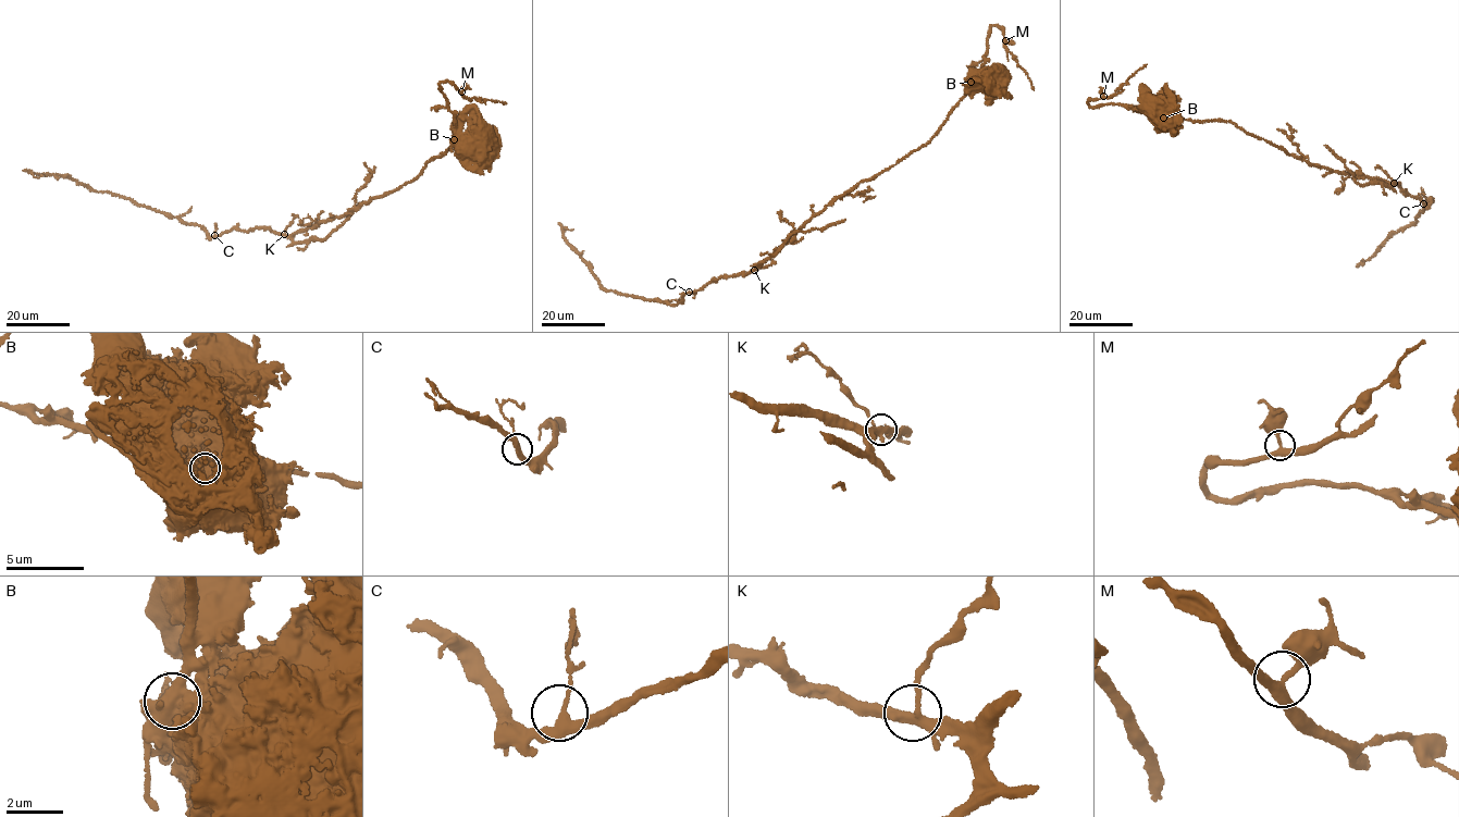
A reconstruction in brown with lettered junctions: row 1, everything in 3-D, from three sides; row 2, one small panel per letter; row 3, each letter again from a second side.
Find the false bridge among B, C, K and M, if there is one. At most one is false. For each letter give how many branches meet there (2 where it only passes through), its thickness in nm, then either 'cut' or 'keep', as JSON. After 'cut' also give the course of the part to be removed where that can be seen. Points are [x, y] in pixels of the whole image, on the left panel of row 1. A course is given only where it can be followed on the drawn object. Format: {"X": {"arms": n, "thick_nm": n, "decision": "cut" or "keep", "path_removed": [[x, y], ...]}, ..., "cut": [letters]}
{"B": {"arms": 3, "thick_nm": 650, "decision": "cut", "path_removed": [[454, 139], [413, 180], [292, 236], [261, 227], [211, 236], [200, 226], [65, 175], [29, 172], [44, 176]]}, "C": {"arms": 3, "thick_nm": 280, "decision": "keep"}, "K": {"arms": 3, "thick_nm": 340, "decision": "keep"}, "M": {"arms": 3, "thick_nm": 320, "decision": "keep"}, "cut": ["B"]}

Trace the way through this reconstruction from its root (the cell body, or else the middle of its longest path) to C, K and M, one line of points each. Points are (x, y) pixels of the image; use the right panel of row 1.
C: (1160, 107), (1159, 102), (1165, 103), (1173, 121), (1233, 123), (1311, 164), (1399, 183), (1407, 196), (1423, 203)
K: (1160, 107), (1159, 102), (1165, 103), (1173, 121), (1179, 118), (1233, 123), (1288, 155), (1333, 172), (1394, 183)
M: (1160, 107), (1157, 101), (1159, 110), (1152, 113), (1120, 104), (1091, 108), (1087, 103), (1089, 99), (1103, 96)

